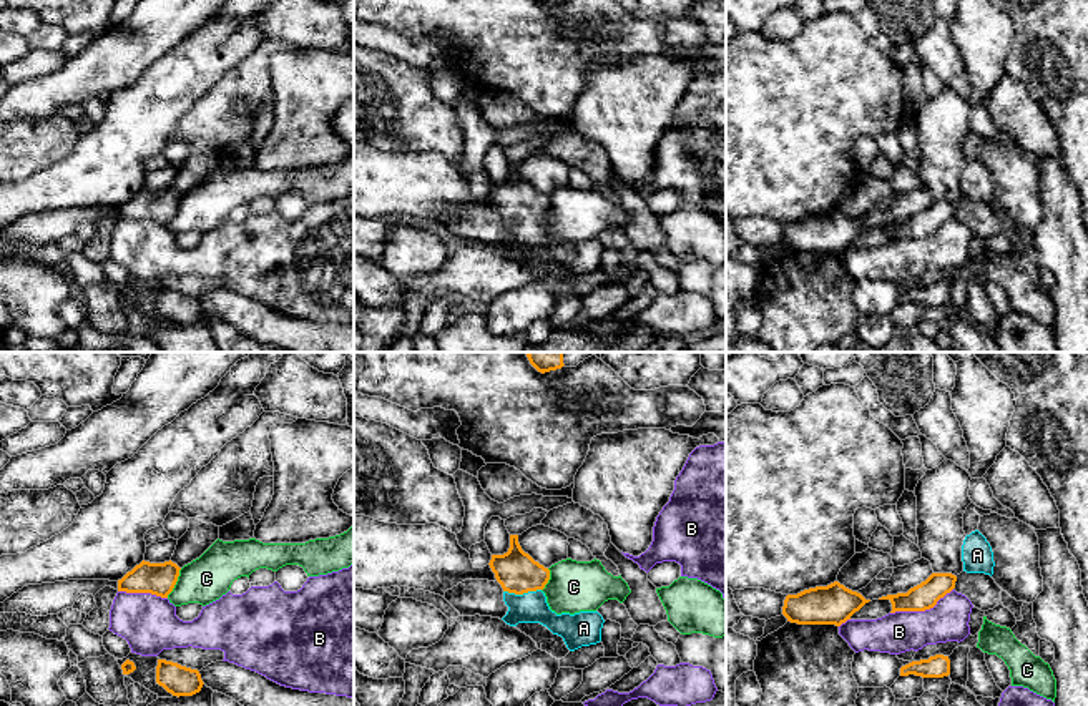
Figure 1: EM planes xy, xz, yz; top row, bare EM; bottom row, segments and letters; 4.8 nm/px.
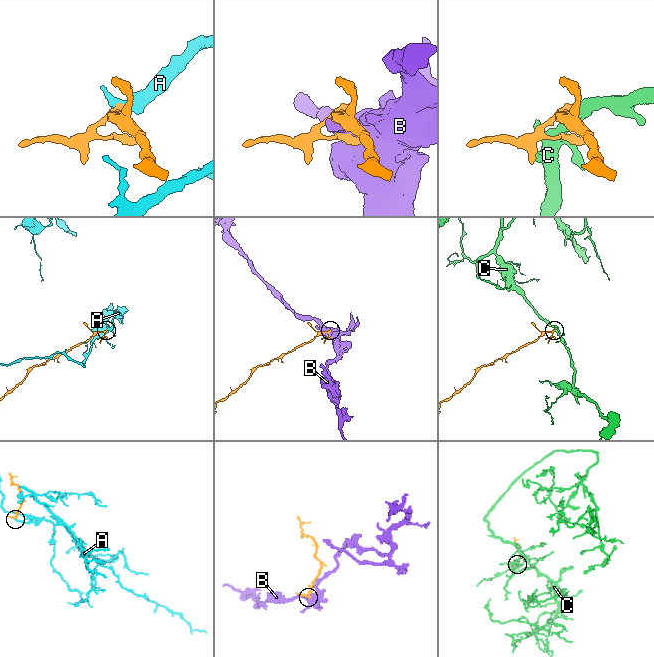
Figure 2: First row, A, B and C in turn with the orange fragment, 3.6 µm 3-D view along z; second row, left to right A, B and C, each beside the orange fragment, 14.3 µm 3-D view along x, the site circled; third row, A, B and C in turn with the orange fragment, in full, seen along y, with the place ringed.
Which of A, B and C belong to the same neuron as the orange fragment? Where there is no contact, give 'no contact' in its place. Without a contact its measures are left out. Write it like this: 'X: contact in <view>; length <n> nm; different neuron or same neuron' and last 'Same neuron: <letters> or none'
A: contact in xz; length 180 nm; same neuron
B: contact in yz; length 320 nm; different neuron
C: contact in xy; length 160 nm; different neuron
Same neuron: A

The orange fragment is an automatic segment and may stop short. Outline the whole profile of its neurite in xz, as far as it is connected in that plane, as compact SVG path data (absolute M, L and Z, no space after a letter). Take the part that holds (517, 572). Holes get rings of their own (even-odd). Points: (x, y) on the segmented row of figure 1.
M510 535L508 552L492 555L488 565L503 588L508 611L502 620L507 625L540 623L561 636L570 651L601 641L605 620L598 611L556 615L550 610L542 591L550 580L550 570L522 550L518 535Z

